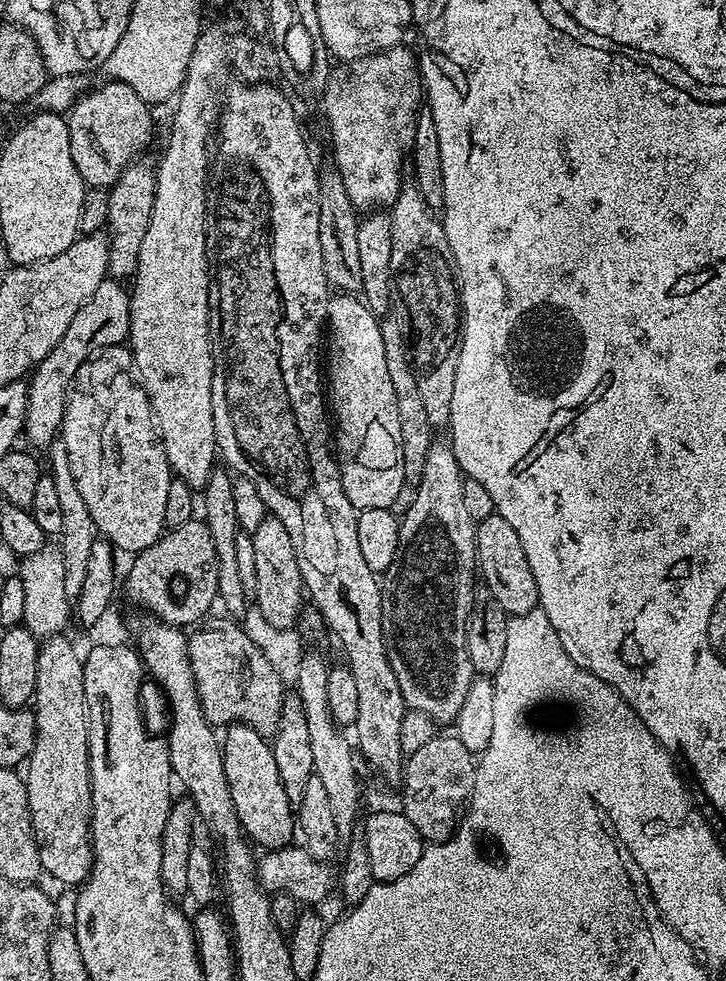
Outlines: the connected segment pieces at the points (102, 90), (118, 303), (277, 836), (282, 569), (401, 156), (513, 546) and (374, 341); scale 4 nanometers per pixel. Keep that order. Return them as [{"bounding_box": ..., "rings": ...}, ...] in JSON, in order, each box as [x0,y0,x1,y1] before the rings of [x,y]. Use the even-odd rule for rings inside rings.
[{"bounding_box":[66,80,153,189],"rings":[[[108,80],[88,91],[68,109],[66,119],[70,134],[70,158],[89,188],[111,189],[127,164],[152,140],[153,109],[130,86]]]},{"bounding_box":[22,279,130,450],"rings":[[[104,279],[98,290],[94,290],[94,294],[90,294],[90,298],[80,307],[78,314],[74,314],[70,326],[66,326],[62,342],[58,342],[58,346],[54,346],[54,350],[50,350],[50,354],[46,354],[46,358],[42,358],[42,362],[32,369],[27,381],[28,401],[22,436],[25,441],[28,439],[33,444],[33,449],[47,450],[57,439],[72,380],[76,371],[93,355],[92,344],[101,349],[127,341],[130,326],[130,292],[124,287],[121,281]]]},{"bounding_box":[222,724,294,850],"rings":[[[248,724],[227,725],[225,732],[228,733],[222,736],[222,751],[226,782],[245,837],[253,845],[261,844],[264,850],[289,847],[293,843],[292,832],[294,836],[294,808],[287,800],[278,776],[271,743]]]},{"bounding_box":[250,514,306,630],"rings":[[[271,514],[265,515],[257,530],[250,535],[254,545],[254,574],[256,575],[254,607],[262,612],[271,626],[283,630],[295,629],[302,615],[300,603],[305,603],[306,593],[304,579],[301,578],[298,570],[294,542],[290,540],[286,526]]]},{"bounding_box":[322,46,422,214],"rings":[[[395,46],[393,48],[385,48],[383,52],[373,52],[370,56],[362,56],[359,59],[351,61],[350,67],[352,68],[347,72],[347,67],[340,66],[340,69],[333,71],[328,77],[328,84],[324,87],[322,93],[322,101],[324,100],[324,116],[328,119],[328,128],[332,131],[332,152],[336,155],[336,162],[334,168],[340,172],[342,176],[342,183],[346,188],[349,195],[350,202],[354,208],[361,213],[367,214],[373,210],[384,210],[392,205],[398,198],[400,193],[400,186],[402,177],[400,175],[406,170],[406,157],[409,155],[412,147],[412,139],[415,136],[415,124],[417,112],[422,107],[422,81],[420,78],[420,70],[418,67],[418,56],[414,51],[404,48],[405,46]]]},{"bounding_box":[476,513,539,616],"rings":[[[496,513],[477,523],[476,562],[483,587],[490,590],[498,606],[509,616],[523,616],[539,605],[538,586],[534,582],[534,570],[530,570],[530,562],[526,562],[526,550],[522,550],[522,542],[510,522]]]},{"bounding_box":[326,294,404,509],"rings":[[[332,294],[328,298],[328,318],[326,321],[326,388],[330,393],[330,408],[336,411],[334,420],[334,452],[340,466],[342,490],[346,490],[346,498],[358,509],[389,508],[398,501],[398,490],[404,485],[404,463],[402,462],[402,429],[398,422],[398,401],[394,399],[394,382],[390,382],[390,370],[386,370],[386,350],[382,346],[382,330],[380,320],[365,306],[363,299],[356,294]]]}]

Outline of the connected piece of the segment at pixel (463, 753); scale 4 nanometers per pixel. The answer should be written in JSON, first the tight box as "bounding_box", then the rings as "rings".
{"bounding_box":[401,735,475,843],"rings":[[[437,735],[405,759],[402,769],[401,811],[427,843],[444,843],[455,832],[468,798],[472,795],[475,757],[455,735]]]}

